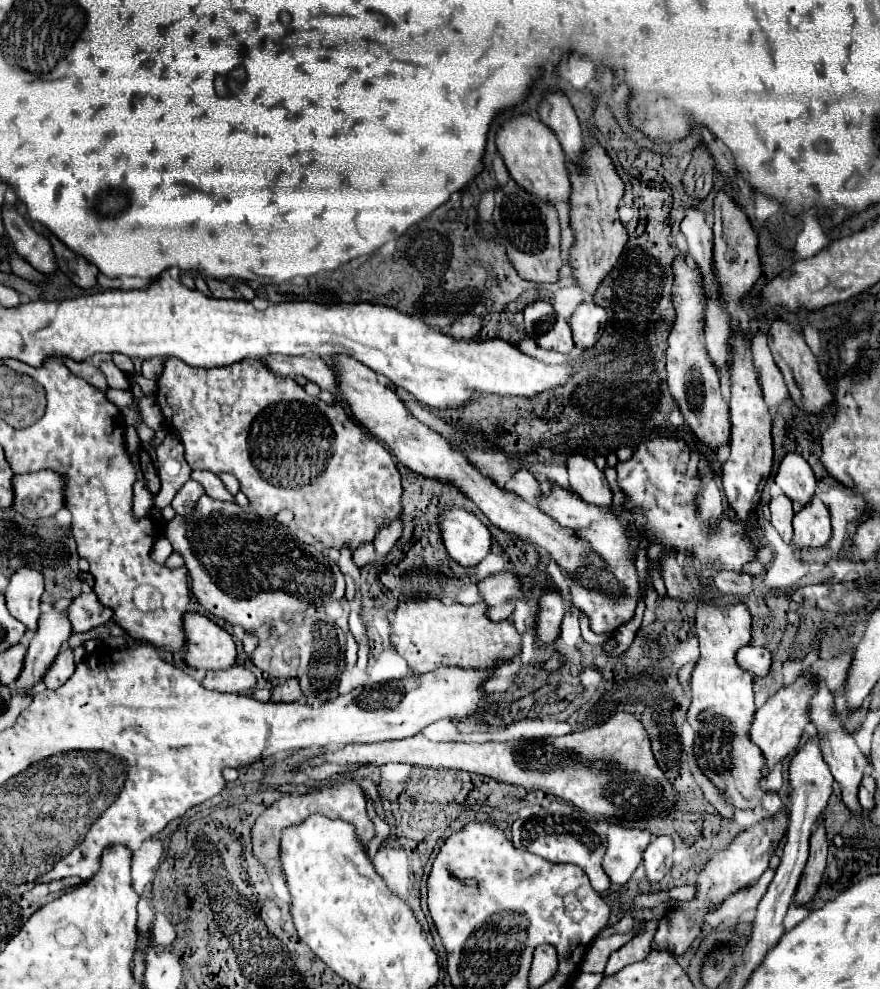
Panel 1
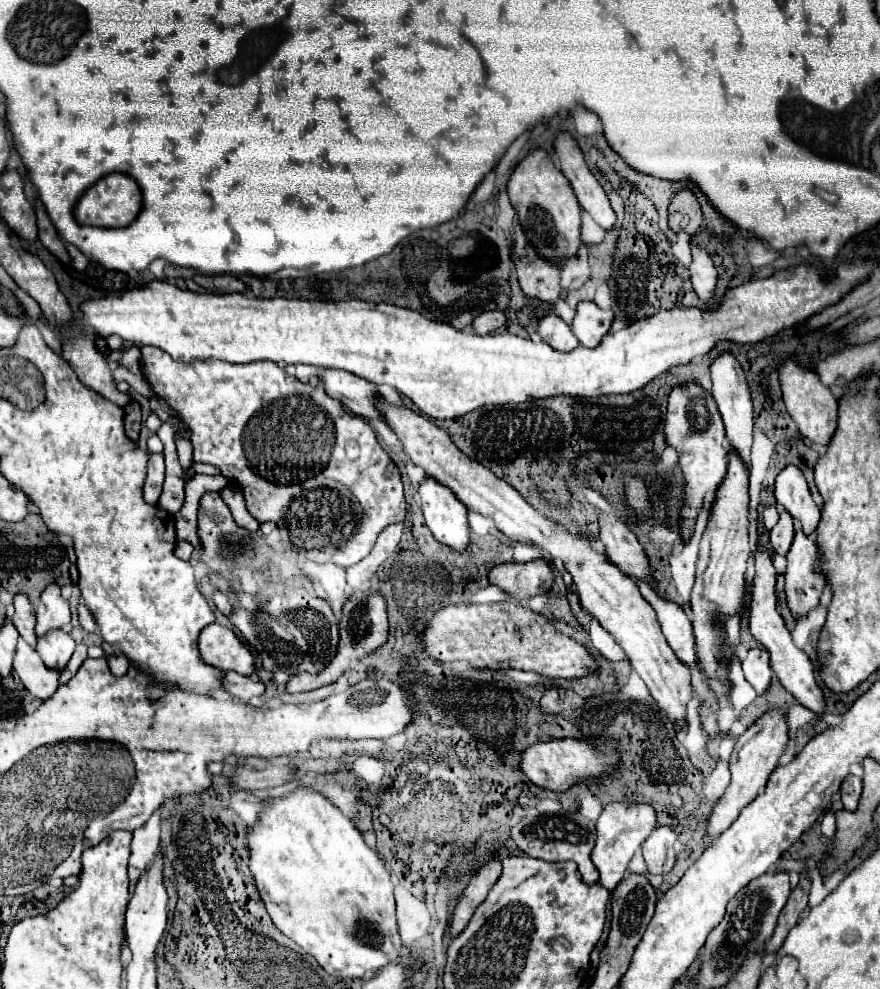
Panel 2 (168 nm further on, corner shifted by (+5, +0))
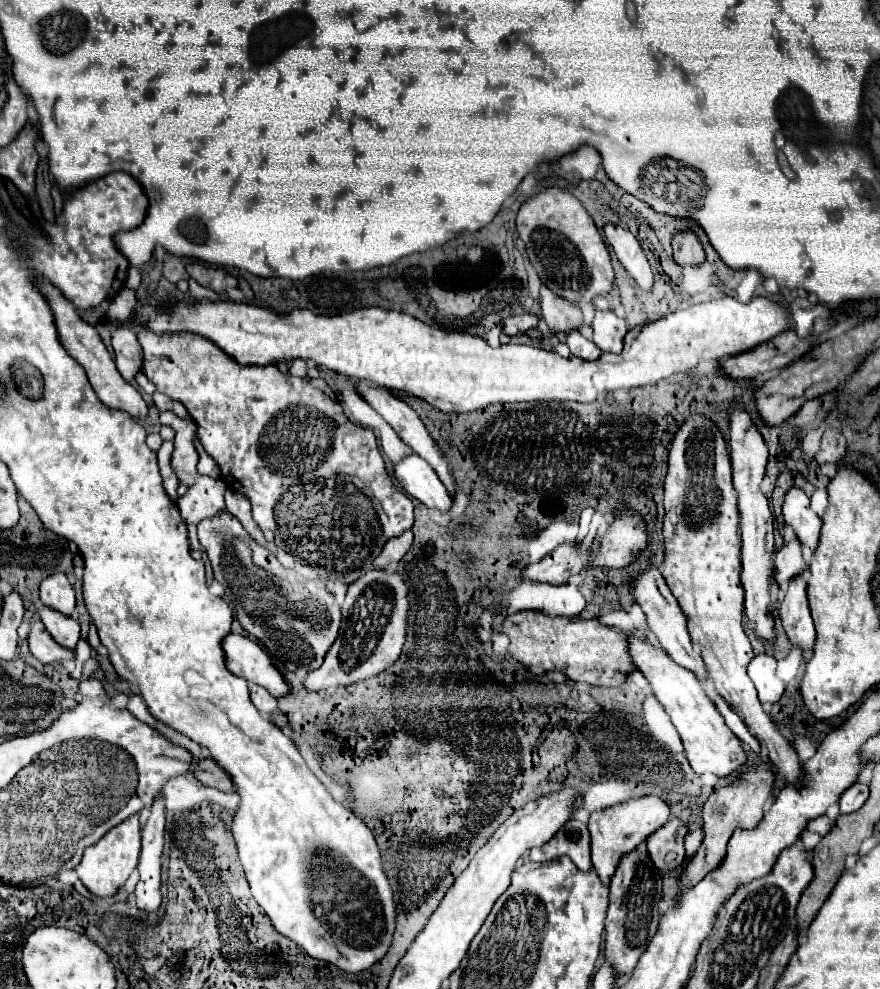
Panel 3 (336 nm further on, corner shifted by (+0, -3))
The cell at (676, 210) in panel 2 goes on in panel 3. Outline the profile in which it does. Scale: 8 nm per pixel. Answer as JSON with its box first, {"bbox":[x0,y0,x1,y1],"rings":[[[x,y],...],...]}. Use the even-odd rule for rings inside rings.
{"bbox":[673,230,705,264],"rings":[[[683,230],[673,236],[673,258],[677,264],[701,264],[705,260],[703,246],[693,230]]]}

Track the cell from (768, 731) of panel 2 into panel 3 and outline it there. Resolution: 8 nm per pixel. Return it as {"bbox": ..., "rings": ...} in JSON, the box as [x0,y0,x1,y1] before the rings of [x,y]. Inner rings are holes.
{"bbox":[681,762,775,888],"rings":[[[759,762],[759,764],[749,766],[749,770],[739,776],[739,780],[731,782],[729,786],[717,788],[715,794],[709,796],[709,800],[703,806],[705,838],[703,838],[703,844],[697,850],[695,858],[691,858],[691,862],[683,870],[683,876],[681,876],[683,888],[697,884],[707,872],[711,872],[711,868],[719,866],[719,860],[723,860],[727,842],[729,842],[731,834],[735,832],[735,828],[753,828],[753,824],[757,824],[763,818],[763,806],[771,796],[773,784],[775,784],[775,772],[771,770],[771,764]]]}

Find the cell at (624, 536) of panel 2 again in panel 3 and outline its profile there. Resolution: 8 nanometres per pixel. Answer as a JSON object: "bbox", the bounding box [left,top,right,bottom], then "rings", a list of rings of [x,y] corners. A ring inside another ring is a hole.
{"bbox":[629,568,705,676],"rings":[[[647,568],[643,572],[639,572],[633,582],[631,582],[631,590],[629,590],[635,598],[635,604],[641,606],[641,610],[645,612],[647,616],[647,624],[651,628],[651,632],[657,636],[659,644],[671,654],[671,658],[683,666],[683,668],[689,668],[693,670],[697,676],[705,676],[705,666],[703,666],[703,660],[699,656],[699,650],[695,652],[693,644],[691,644],[691,636],[687,632],[687,620],[685,620],[685,614],[681,612],[677,600],[671,596],[671,590],[667,588],[659,568]]]}

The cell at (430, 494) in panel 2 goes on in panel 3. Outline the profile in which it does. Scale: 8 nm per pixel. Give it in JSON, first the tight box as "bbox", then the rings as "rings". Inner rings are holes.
{"bbox":[395,454,453,512],"rings":[[[411,454],[395,466],[395,478],[411,498],[417,498],[427,508],[447,512],[453,504],[445,484],[439,480],[433,468],[427,462],[423,462],[417,454]]]}

